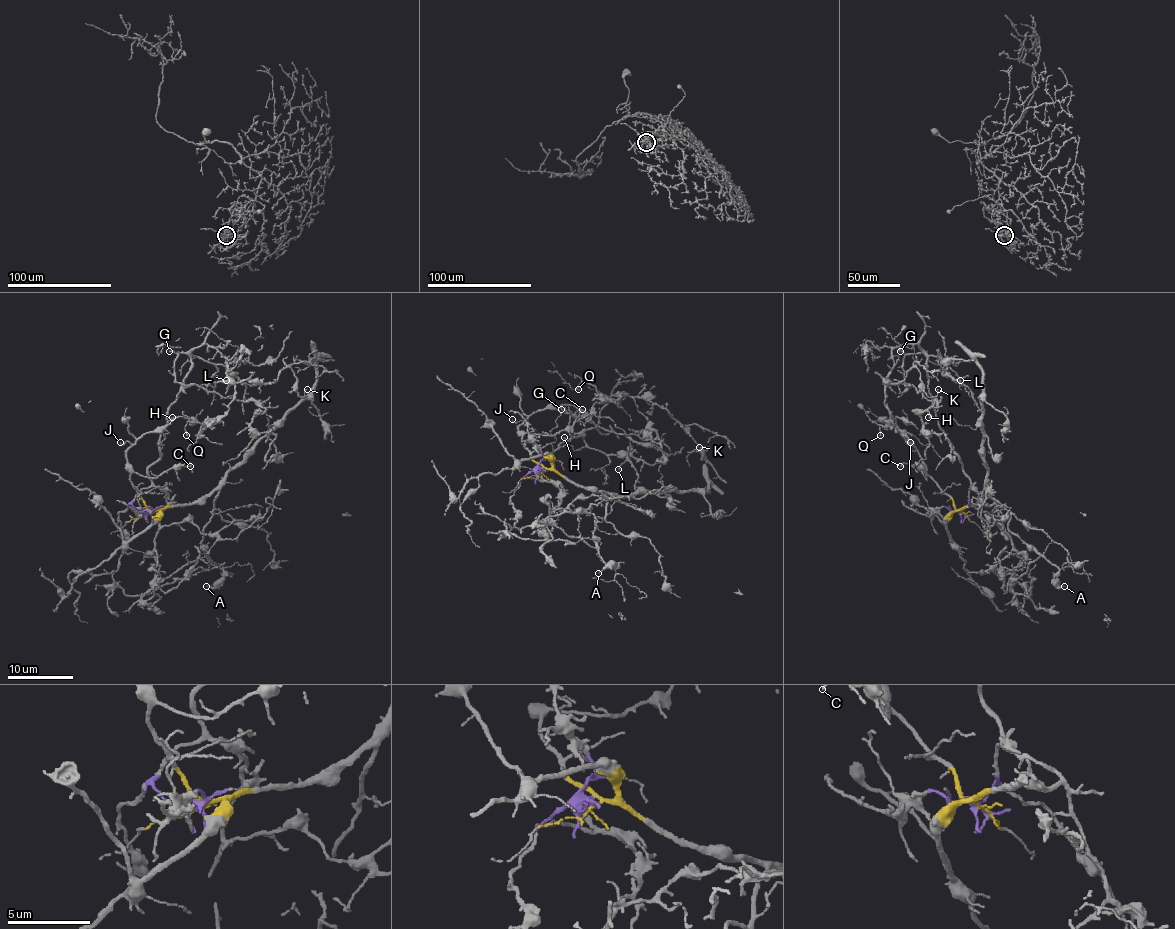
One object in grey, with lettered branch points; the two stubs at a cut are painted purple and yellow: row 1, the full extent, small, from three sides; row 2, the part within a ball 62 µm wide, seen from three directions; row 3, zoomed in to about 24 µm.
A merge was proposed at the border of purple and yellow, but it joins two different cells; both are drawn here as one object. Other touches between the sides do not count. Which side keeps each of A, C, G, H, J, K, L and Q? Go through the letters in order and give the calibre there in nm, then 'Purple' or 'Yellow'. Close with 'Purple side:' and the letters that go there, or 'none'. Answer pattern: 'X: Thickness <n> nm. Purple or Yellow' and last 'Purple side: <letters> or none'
A: Thickness 100 nm. Yellow
C: Thickness 100 nm. Yellow
G: Thickness 130 nm. Purple
H: Thickness 140 nm. Purple
J: Thickness 110 nm. Yellow
K: Thickness 100 nm. Purple
L: Thickness 150 nm. Purple
Q: Thickness 140 nm. Purple
Purple side: G, H, K, L, Q

